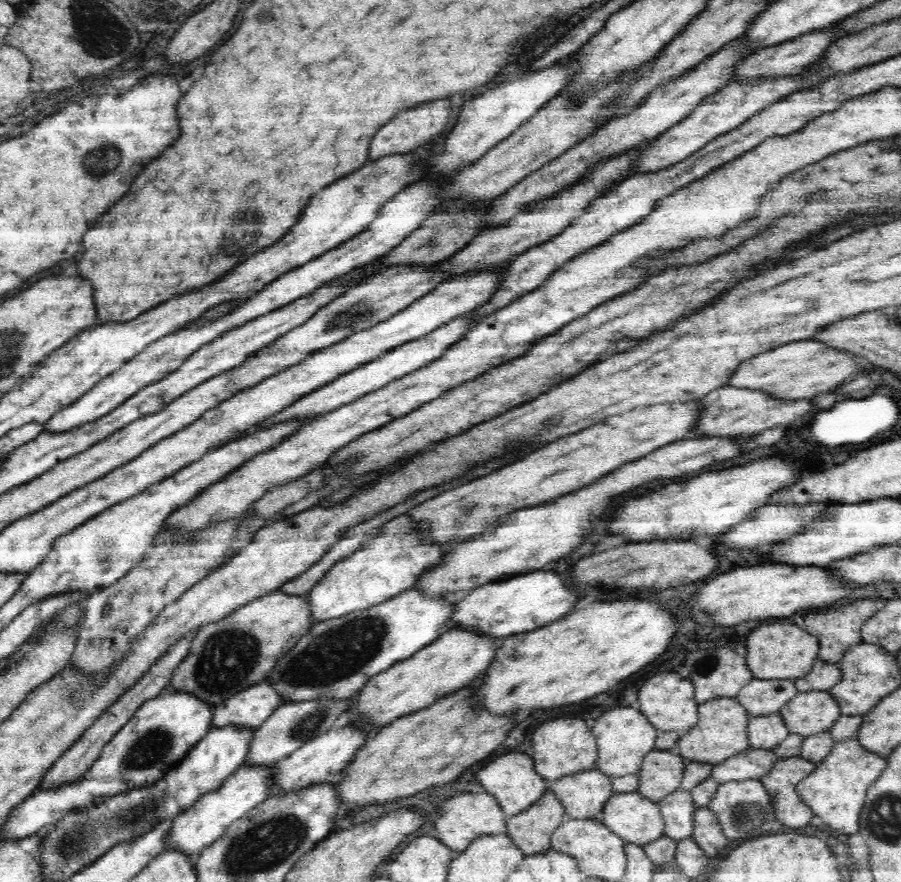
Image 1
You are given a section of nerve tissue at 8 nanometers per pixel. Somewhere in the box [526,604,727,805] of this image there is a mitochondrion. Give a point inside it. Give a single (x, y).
(706, 664)

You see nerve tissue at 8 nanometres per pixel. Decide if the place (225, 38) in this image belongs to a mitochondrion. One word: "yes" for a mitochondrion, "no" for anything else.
no

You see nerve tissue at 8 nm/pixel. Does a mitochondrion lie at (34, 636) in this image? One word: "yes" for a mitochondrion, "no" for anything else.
no

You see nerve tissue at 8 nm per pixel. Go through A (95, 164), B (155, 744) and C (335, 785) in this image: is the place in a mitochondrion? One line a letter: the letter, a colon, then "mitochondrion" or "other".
A: mitochondrion
B: mitochondrion
C: other

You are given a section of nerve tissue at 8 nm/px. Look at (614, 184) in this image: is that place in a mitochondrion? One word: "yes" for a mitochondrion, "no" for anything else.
no

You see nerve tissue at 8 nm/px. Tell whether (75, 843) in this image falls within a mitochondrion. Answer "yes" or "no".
yes

